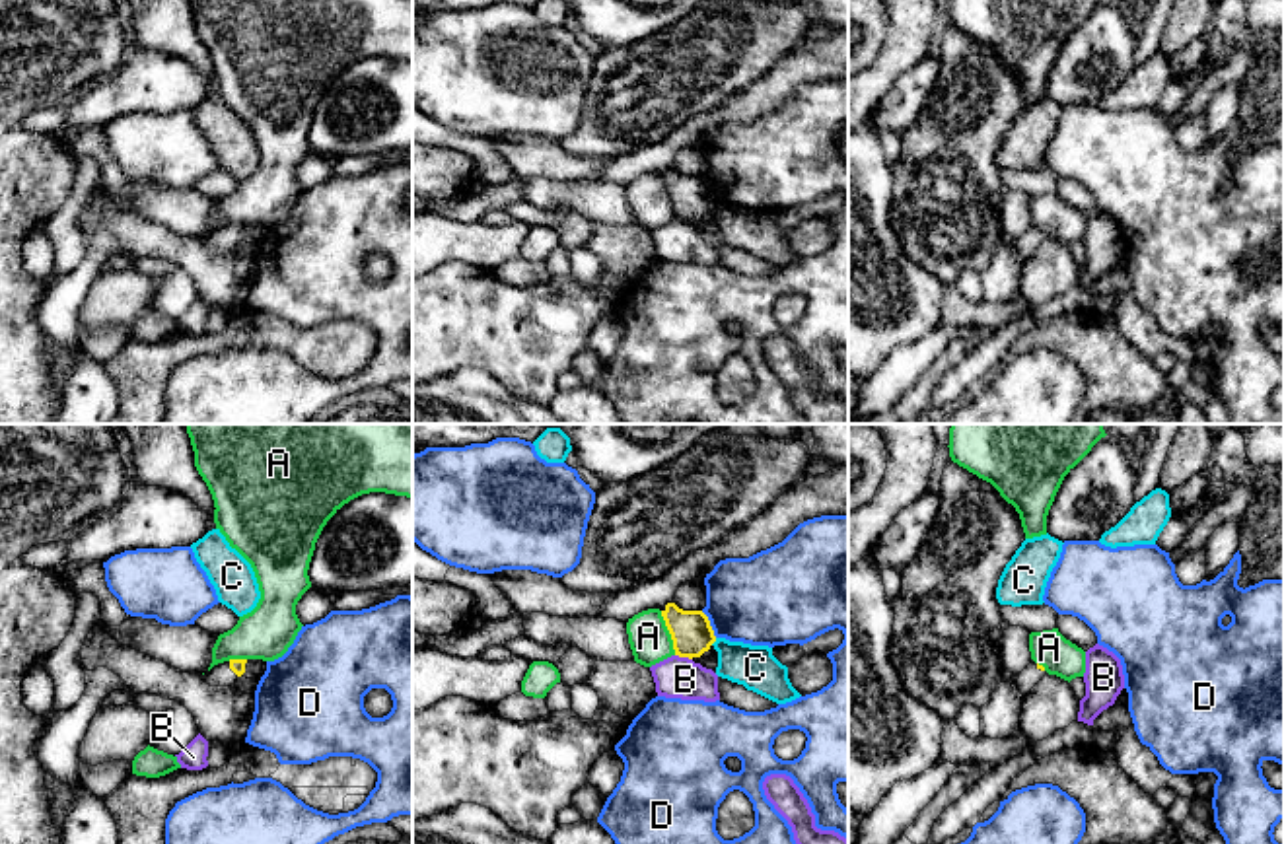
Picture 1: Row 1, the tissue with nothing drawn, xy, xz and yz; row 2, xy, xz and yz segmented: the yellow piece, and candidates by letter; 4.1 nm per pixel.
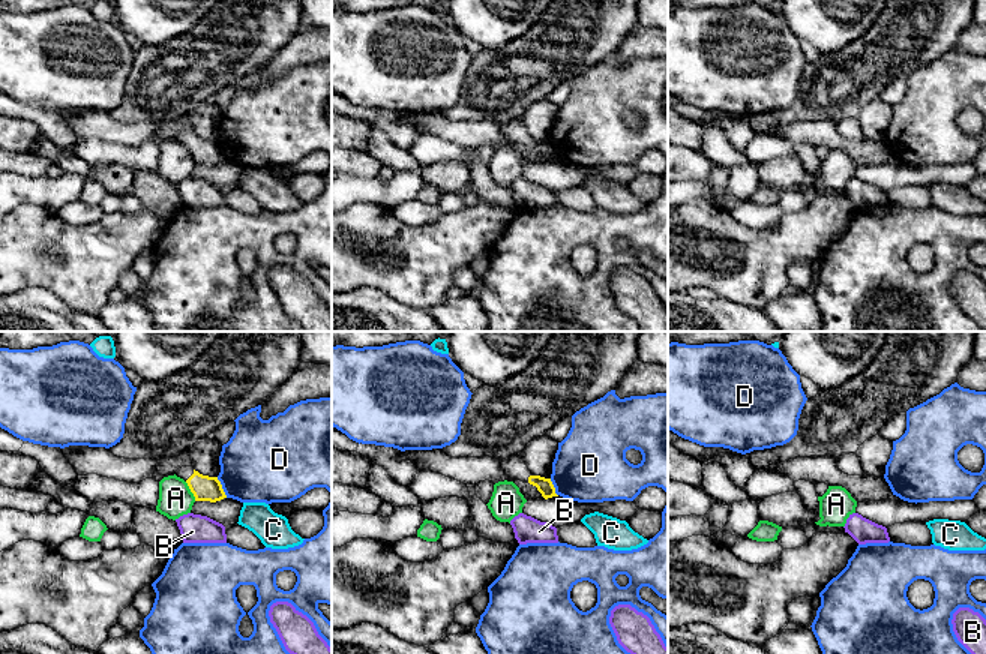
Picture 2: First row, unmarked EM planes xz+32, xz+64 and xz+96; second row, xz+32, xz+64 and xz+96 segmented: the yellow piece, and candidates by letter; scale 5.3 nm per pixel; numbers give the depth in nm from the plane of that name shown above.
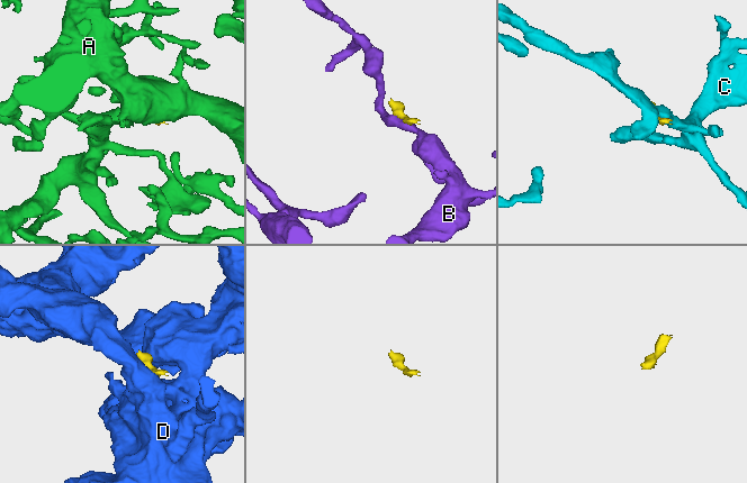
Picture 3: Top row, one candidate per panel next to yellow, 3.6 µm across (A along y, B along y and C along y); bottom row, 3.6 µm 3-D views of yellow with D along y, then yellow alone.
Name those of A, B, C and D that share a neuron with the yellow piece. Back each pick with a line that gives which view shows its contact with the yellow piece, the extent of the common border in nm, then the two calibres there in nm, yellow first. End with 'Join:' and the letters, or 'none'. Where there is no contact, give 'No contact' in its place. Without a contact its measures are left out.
Join: none

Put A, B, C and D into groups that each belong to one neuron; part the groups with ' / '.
A / B / C / D

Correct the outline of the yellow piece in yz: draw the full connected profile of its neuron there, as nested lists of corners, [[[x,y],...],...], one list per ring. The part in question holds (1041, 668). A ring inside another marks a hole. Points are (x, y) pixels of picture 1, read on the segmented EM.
[[[1031,661],[1021,673],[1016,673],[1016,686],[1025,696],[1045,675],[1045,667]]]

